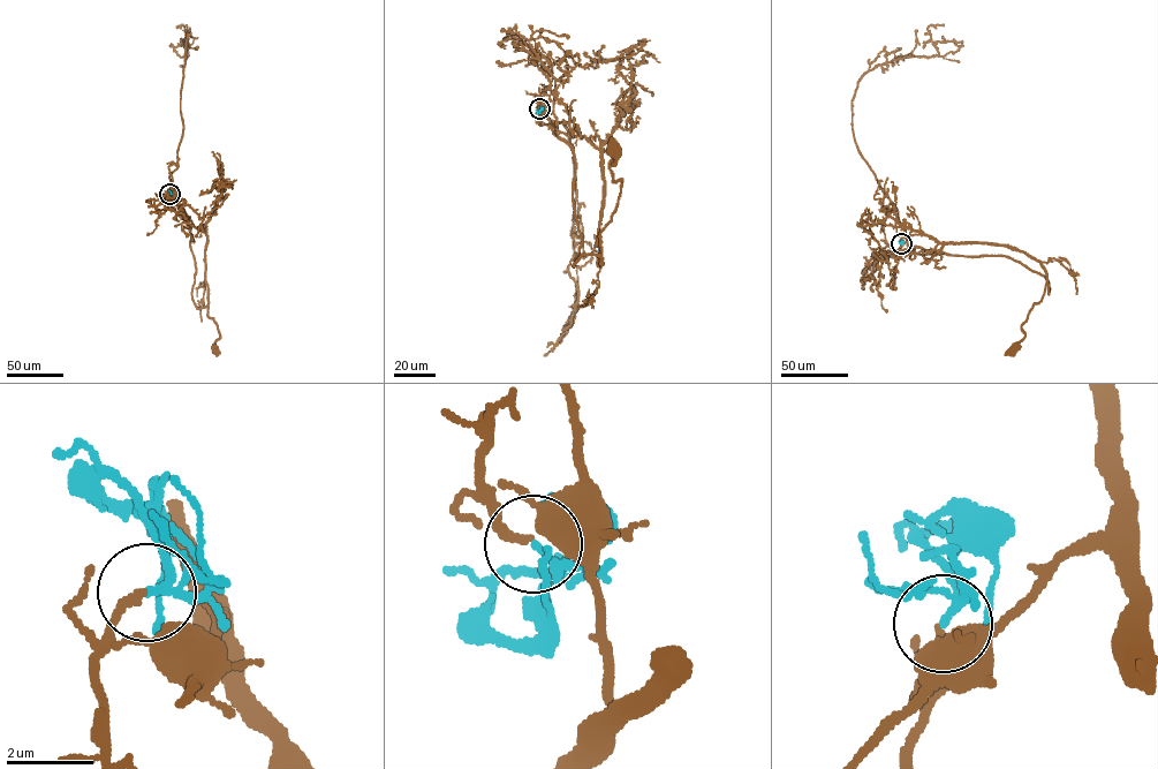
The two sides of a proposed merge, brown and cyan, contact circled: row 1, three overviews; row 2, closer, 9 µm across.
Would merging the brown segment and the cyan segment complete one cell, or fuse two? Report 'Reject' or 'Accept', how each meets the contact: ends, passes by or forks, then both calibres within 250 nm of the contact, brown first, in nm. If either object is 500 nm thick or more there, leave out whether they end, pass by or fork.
Accept. At the ring brown ends. At the ring cyan forks. Thickness 180 nm (brown) against 110 nm

